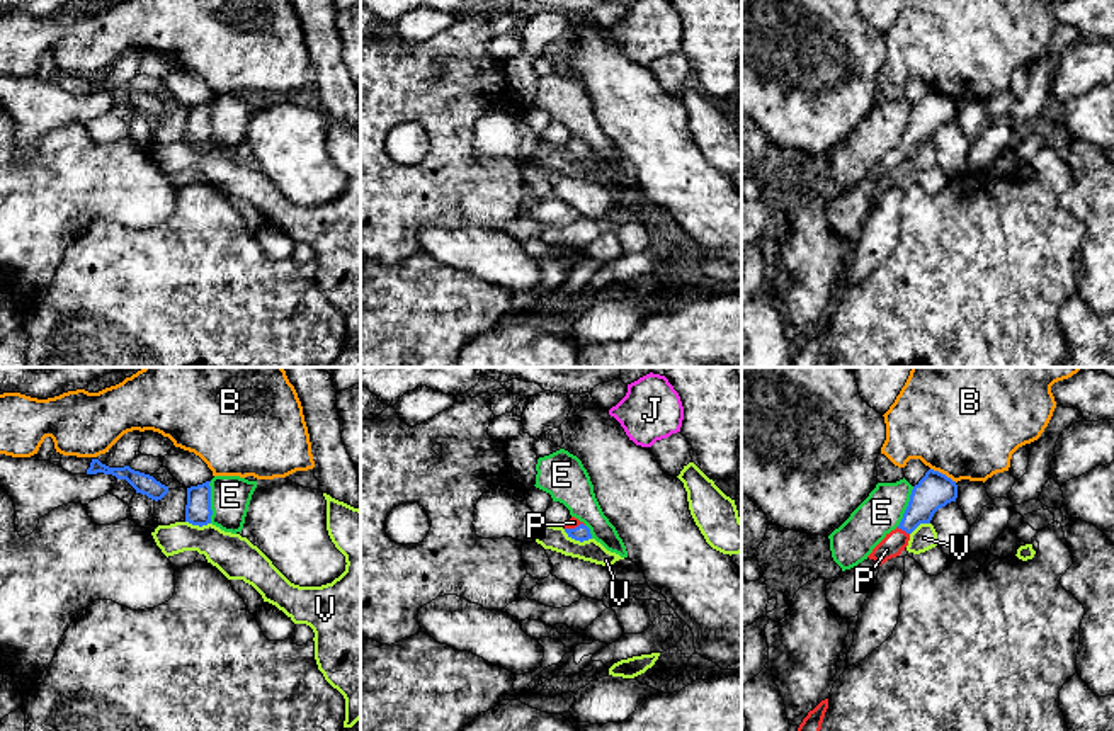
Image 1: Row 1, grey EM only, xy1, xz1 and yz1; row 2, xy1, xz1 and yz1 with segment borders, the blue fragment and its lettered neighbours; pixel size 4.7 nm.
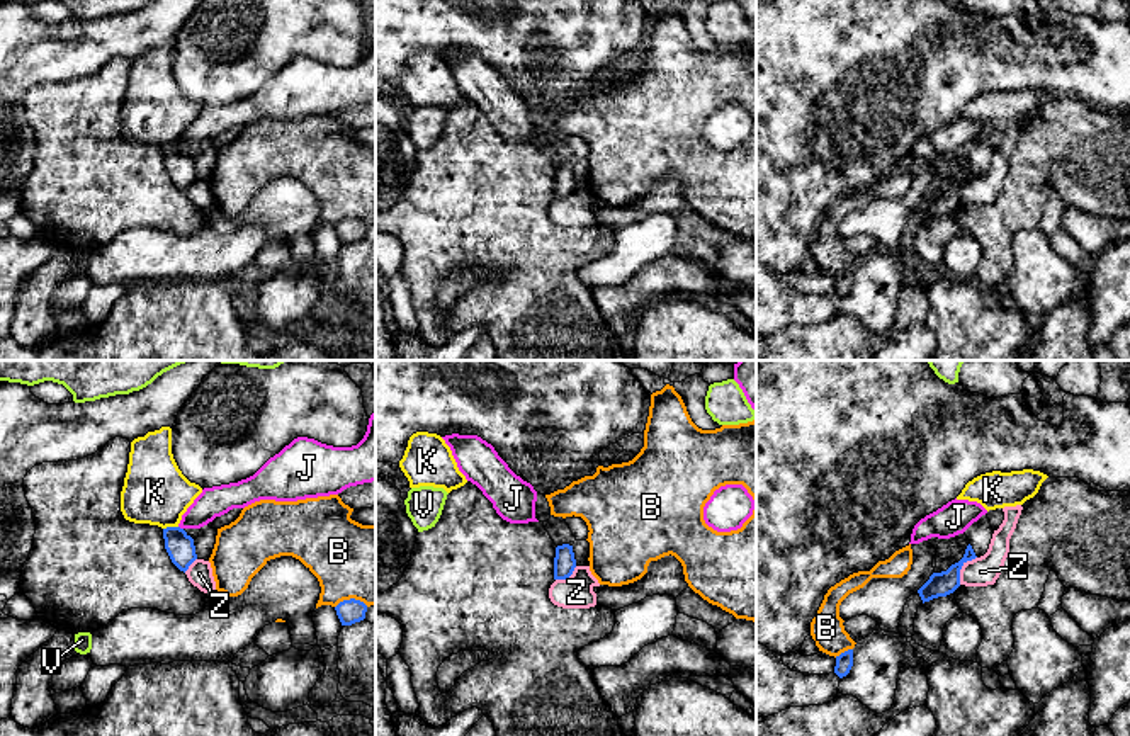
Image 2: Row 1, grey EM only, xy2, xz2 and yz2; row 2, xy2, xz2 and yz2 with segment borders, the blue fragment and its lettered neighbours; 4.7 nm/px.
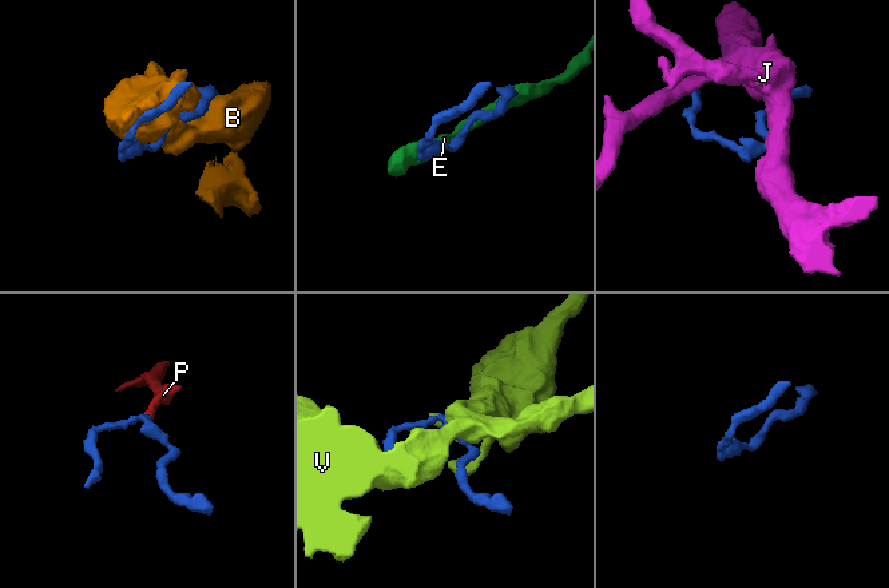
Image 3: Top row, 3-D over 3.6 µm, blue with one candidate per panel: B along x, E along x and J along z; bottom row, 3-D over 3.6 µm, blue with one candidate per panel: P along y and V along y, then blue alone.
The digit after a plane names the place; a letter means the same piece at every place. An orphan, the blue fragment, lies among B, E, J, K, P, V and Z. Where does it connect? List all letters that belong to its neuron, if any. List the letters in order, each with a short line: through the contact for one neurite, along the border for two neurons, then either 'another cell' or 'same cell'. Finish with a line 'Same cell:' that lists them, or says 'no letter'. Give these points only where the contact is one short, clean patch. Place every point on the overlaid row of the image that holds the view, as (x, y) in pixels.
B: another cell
E: another cell
J: line xy2 (179, 526), (182, 529); another cell
K: line xy2 (177, 526), (163, 529); another cell
P: line yz1 (934, 490), (903, 529), (892, 546); same cell
V: line xz1 (563, 529), (575, 539), (591, 539); another cell
Z: line yz2 (976, 556), (962, 566), (959, 583); another cell
Same cell: P

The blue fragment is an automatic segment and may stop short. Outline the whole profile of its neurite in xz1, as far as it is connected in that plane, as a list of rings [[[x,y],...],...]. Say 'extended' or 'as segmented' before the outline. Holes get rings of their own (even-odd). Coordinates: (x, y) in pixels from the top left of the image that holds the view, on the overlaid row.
extended; [[[571,517],[566,522],[565,532],[568,534],[568,537],[580,541],[580,542],[592,539],[590,529],[575,517]]]

